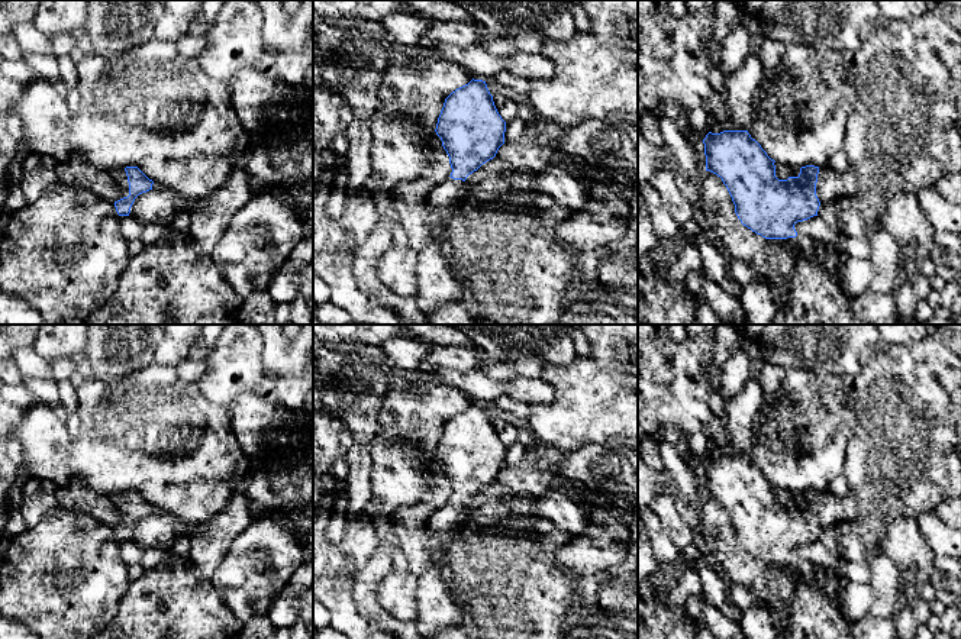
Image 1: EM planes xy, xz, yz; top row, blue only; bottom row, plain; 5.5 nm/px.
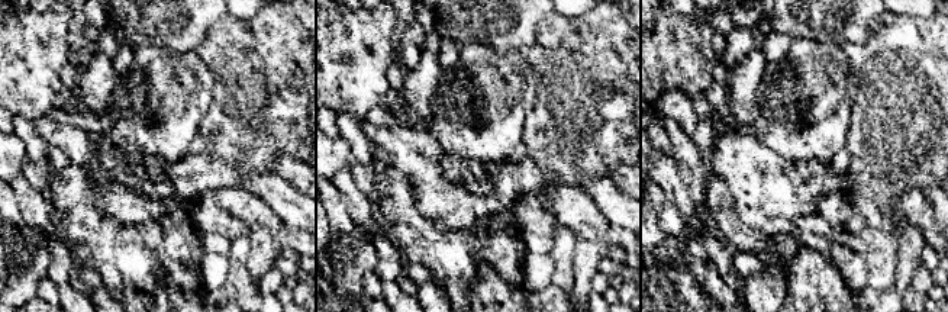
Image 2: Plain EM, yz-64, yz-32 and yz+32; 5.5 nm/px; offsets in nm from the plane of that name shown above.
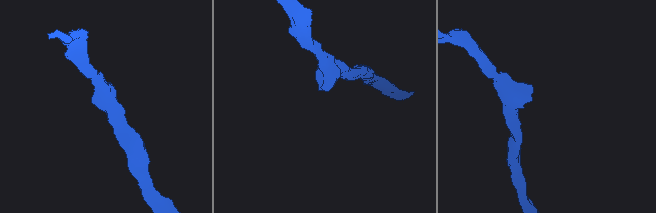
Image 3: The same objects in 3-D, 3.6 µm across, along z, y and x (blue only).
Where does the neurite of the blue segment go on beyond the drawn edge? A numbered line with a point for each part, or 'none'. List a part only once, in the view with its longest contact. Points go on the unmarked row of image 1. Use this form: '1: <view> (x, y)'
1: yz (831, 510)

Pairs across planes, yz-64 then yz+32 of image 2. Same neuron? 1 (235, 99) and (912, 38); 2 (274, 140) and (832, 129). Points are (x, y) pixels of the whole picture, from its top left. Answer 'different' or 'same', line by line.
1: same
2: different

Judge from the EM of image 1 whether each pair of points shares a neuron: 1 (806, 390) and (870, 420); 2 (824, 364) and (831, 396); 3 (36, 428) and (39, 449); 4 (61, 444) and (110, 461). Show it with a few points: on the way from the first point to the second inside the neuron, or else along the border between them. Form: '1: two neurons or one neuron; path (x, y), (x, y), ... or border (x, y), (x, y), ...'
1: two neurons; border (842, 381), (855, 412), (855, 431), (848, 447)
2: two neurons; border (793, 368), (837, 374), (839, 377)
3: one neuron; path (39, 433), (39, 444)
4: two neurons; border (71, 444), (65, 462)

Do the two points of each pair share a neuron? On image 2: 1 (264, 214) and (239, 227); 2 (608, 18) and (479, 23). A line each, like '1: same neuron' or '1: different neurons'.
1: different neurons
2: different neurons

